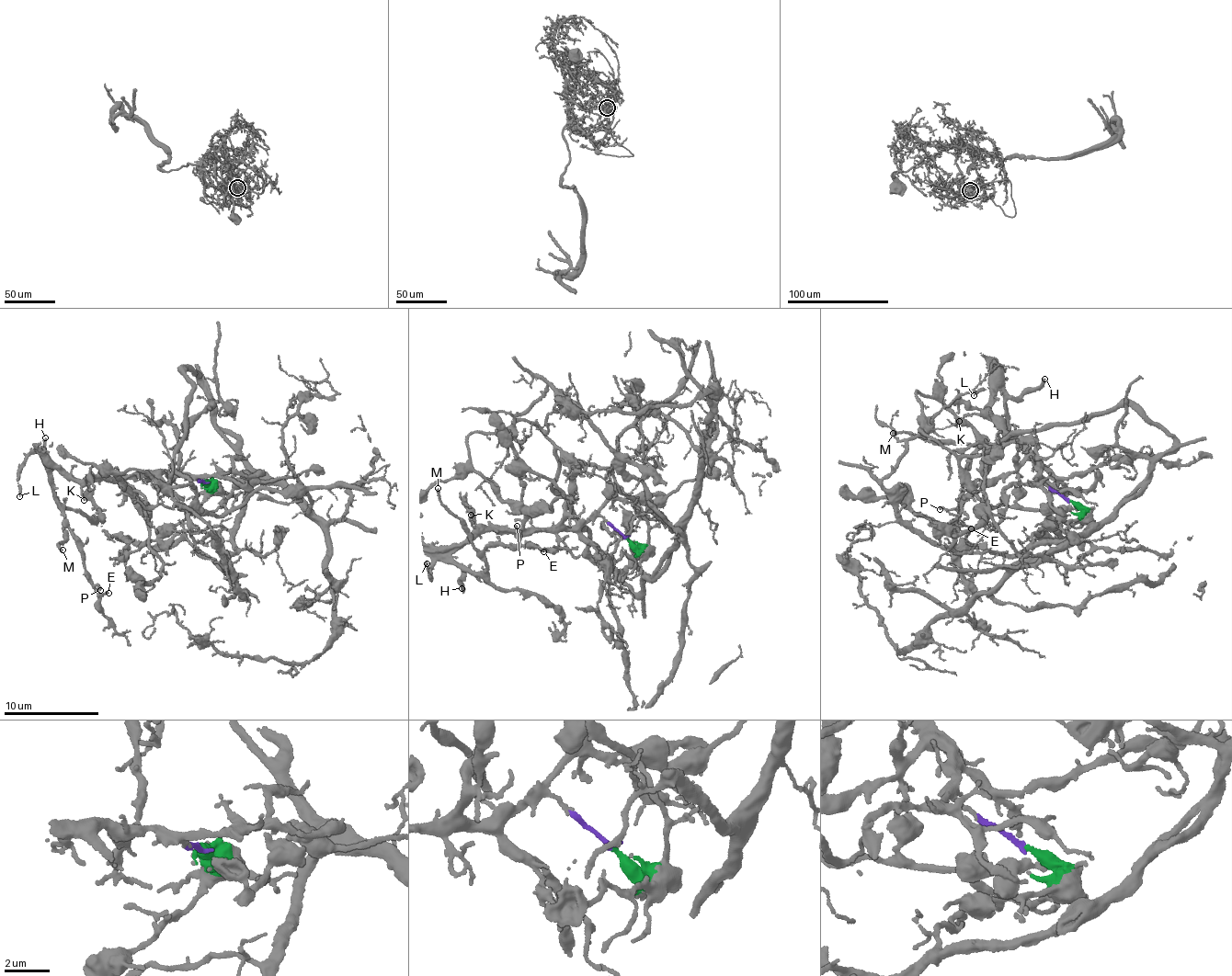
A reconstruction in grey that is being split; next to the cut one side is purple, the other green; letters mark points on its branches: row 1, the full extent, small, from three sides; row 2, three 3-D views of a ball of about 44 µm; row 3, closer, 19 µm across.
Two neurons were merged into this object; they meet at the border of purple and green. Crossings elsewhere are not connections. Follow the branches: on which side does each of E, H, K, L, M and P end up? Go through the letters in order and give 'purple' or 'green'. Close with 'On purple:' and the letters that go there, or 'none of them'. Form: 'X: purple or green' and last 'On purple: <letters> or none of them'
E: purple
H: purple
K: purple
L: purple
M: purple
P: purple
On purple: E, H, K, L, M, P

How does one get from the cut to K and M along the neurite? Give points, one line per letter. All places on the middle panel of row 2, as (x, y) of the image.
K: (626, 538), (599, 516), (544, 531), (482, 530), (471, 522), (472, 515)
M: (626, 538), (599, 516), (544, 531), (479, 533), (453, 557), (475, 575), (484, 552), (438, 488)

